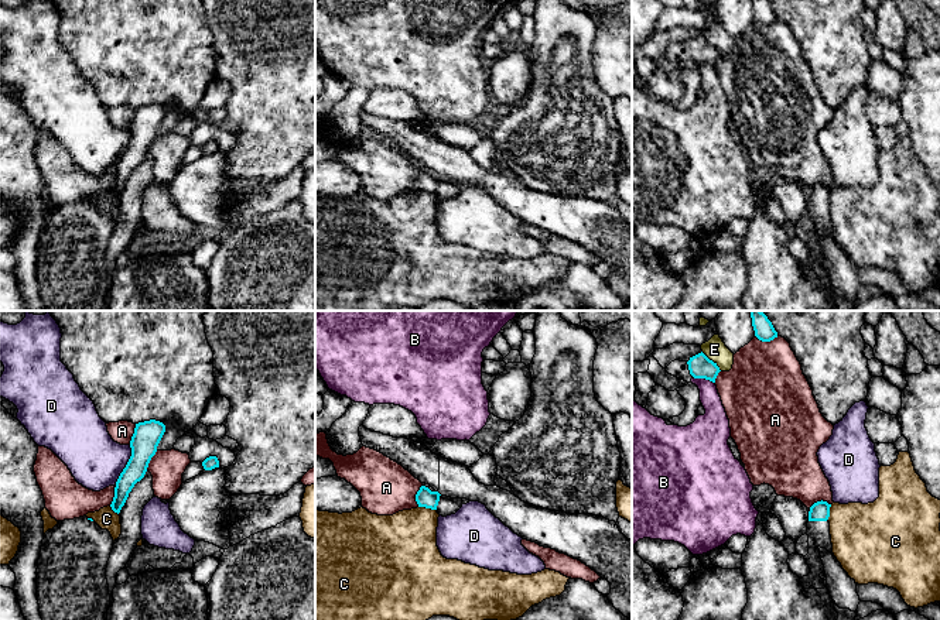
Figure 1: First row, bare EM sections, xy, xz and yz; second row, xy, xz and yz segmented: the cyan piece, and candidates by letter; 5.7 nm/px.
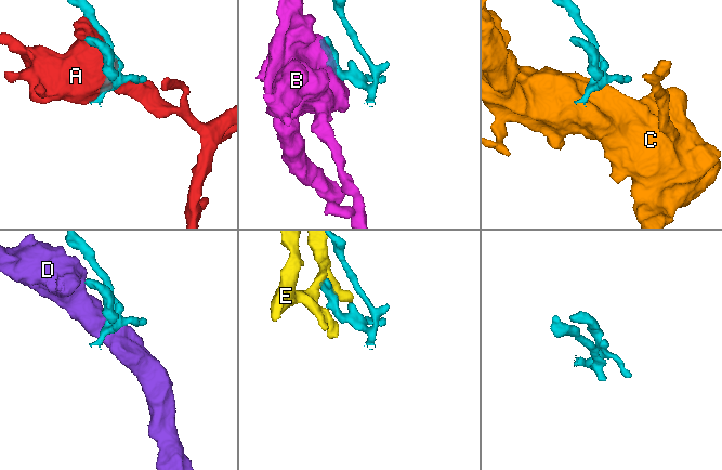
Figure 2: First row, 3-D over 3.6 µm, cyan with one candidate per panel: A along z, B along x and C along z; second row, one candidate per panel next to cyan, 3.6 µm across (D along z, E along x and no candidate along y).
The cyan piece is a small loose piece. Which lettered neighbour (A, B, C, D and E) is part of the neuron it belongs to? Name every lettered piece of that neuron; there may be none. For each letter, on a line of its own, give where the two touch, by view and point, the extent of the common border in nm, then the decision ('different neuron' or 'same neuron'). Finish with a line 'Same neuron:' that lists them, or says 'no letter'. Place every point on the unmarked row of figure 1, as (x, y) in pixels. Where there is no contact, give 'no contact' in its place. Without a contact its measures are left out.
A: meets cyan in yz at (766, 24); contact 140 nm long; different neuron
B: meets cyan in yz at (704, 61); contact 130 nm long; different neuron
C: meets cyan in xz at (427, 191); contact 110 nm long; different neuron
D: meets cyan in xy at (126, 150); contact 260 nm long; different neuron
E: meets cyan in yz at (711, 44); contact 160 nm long; different neuron
Same neuron: no letter

